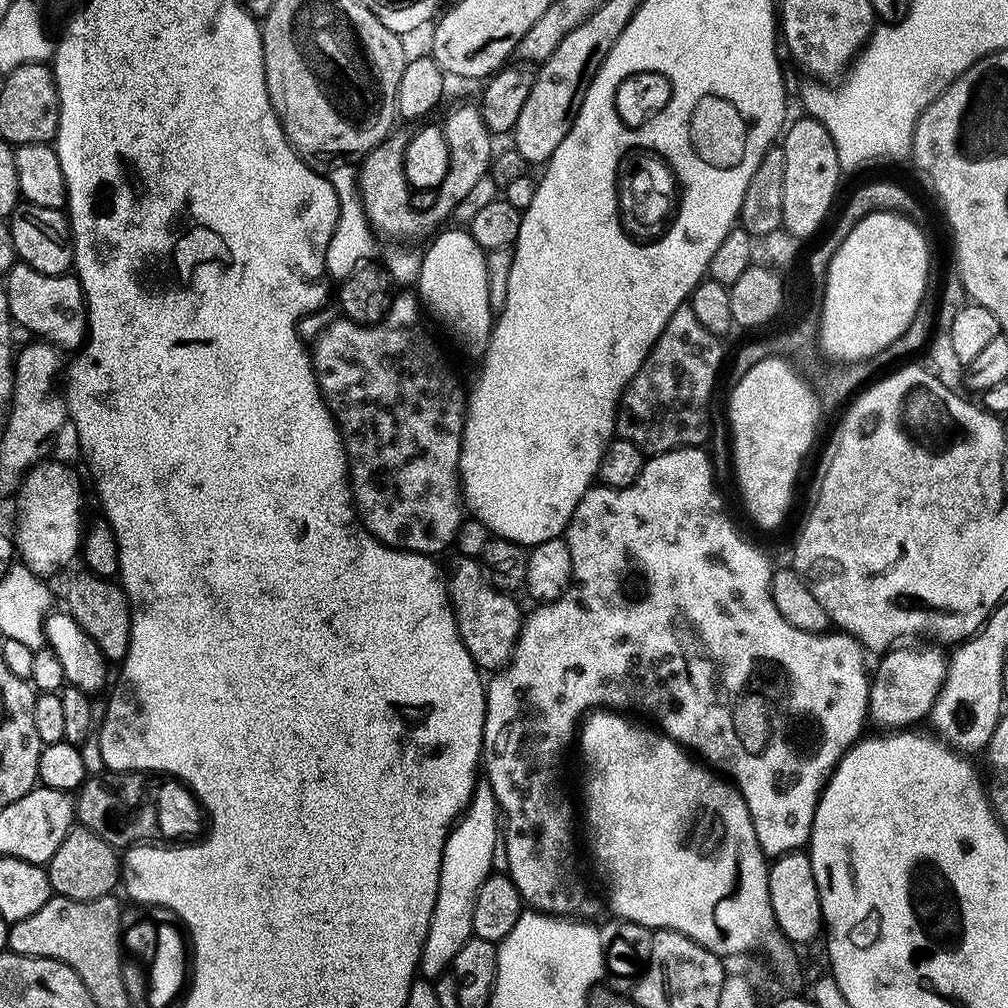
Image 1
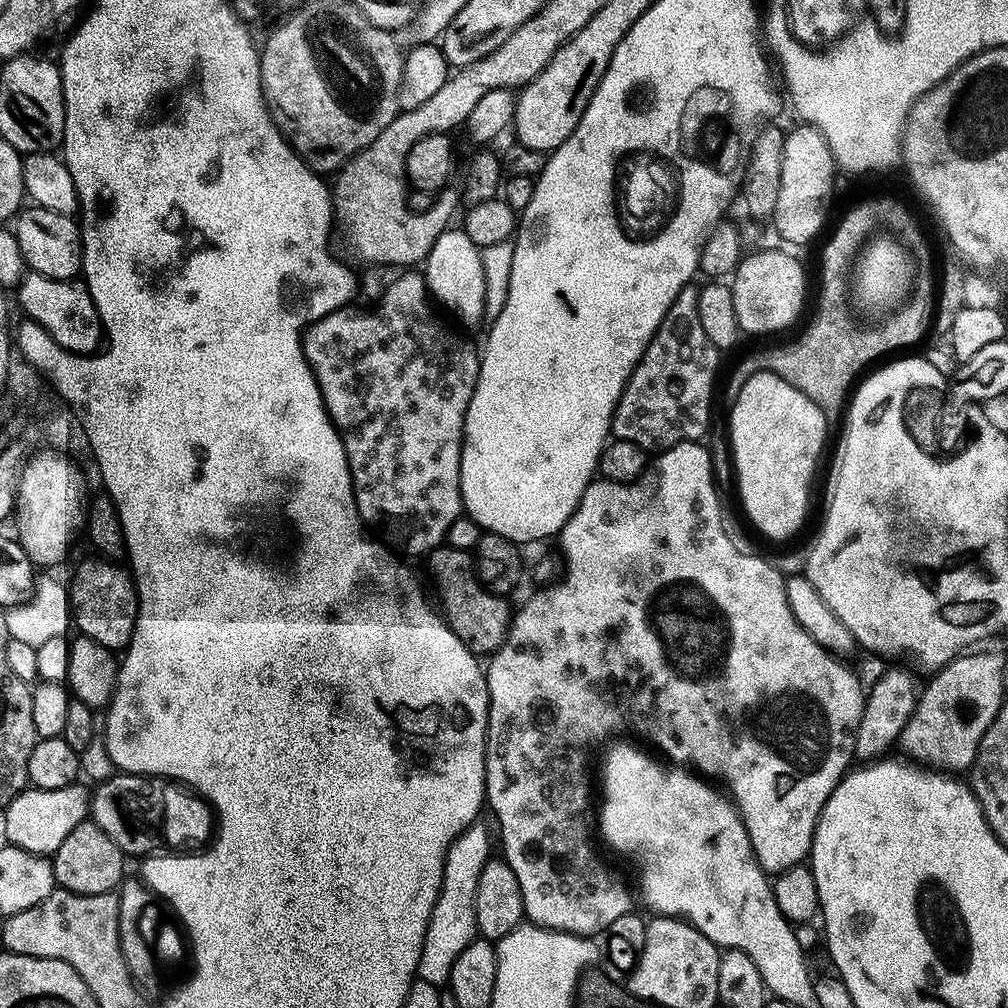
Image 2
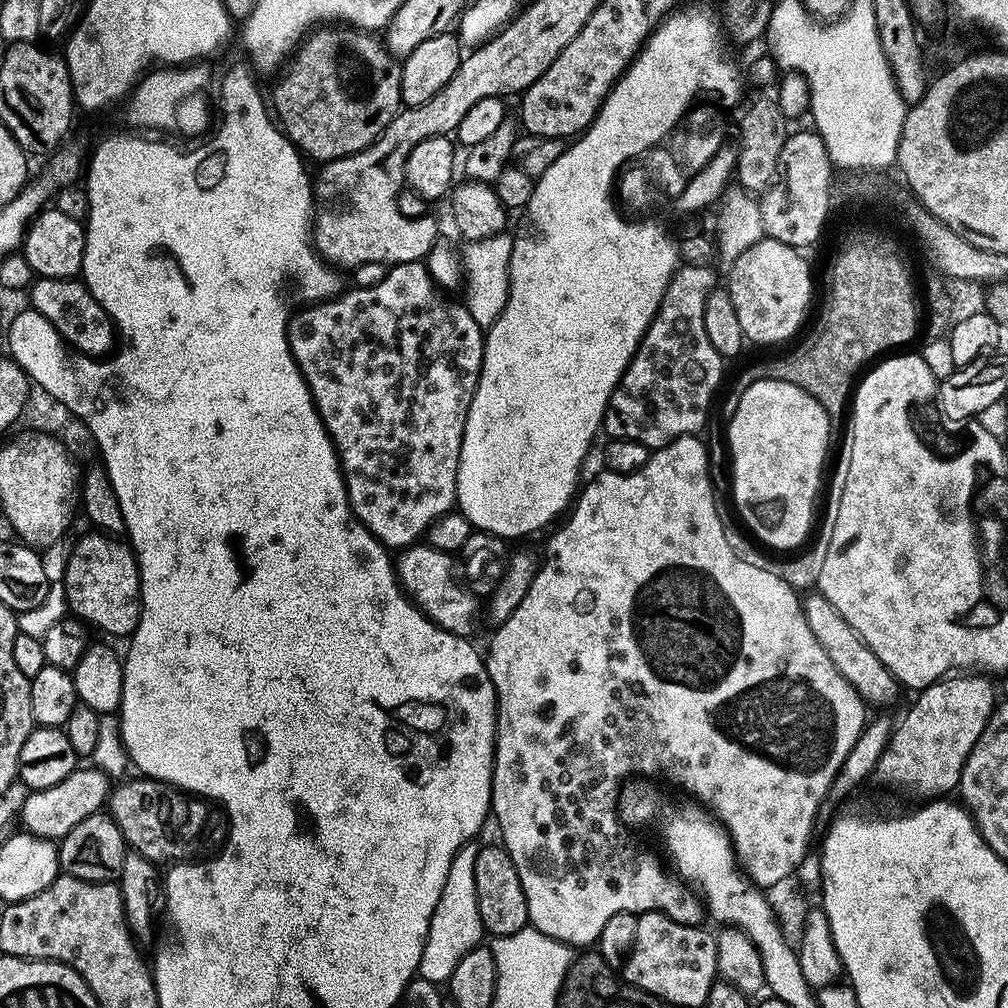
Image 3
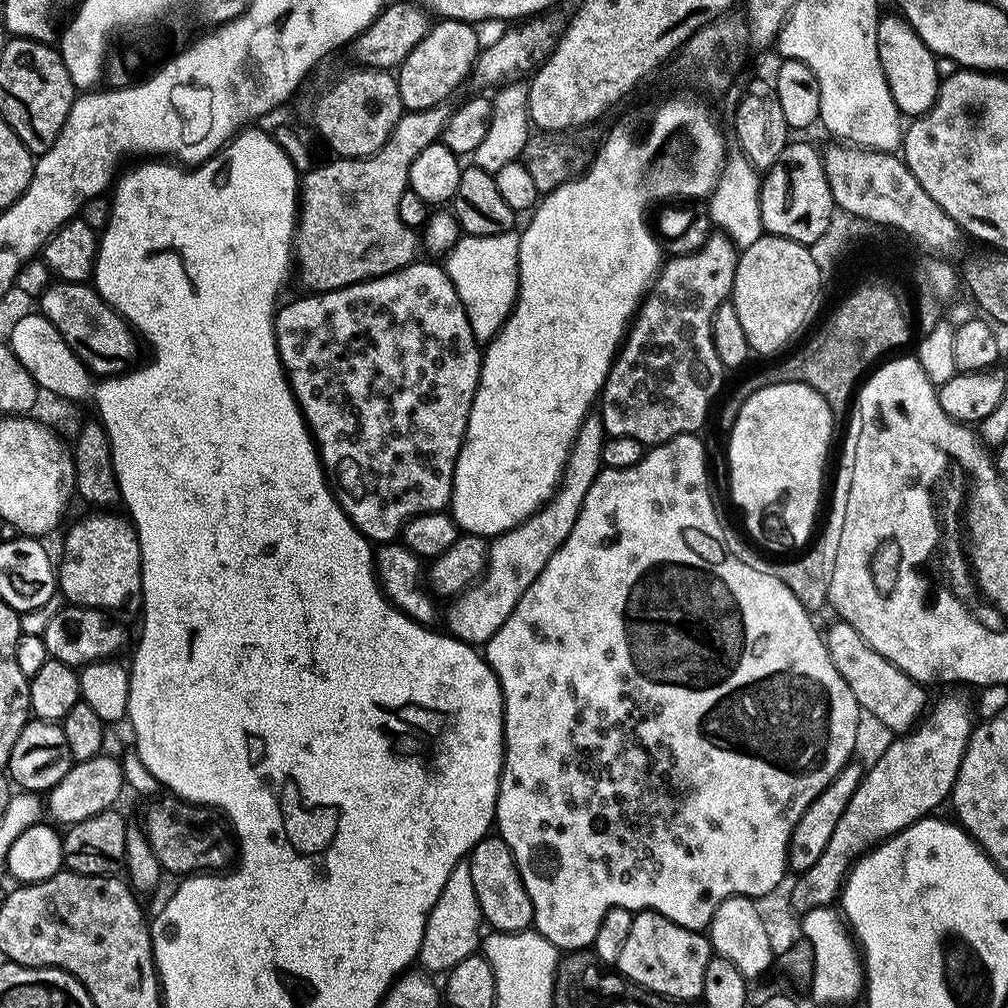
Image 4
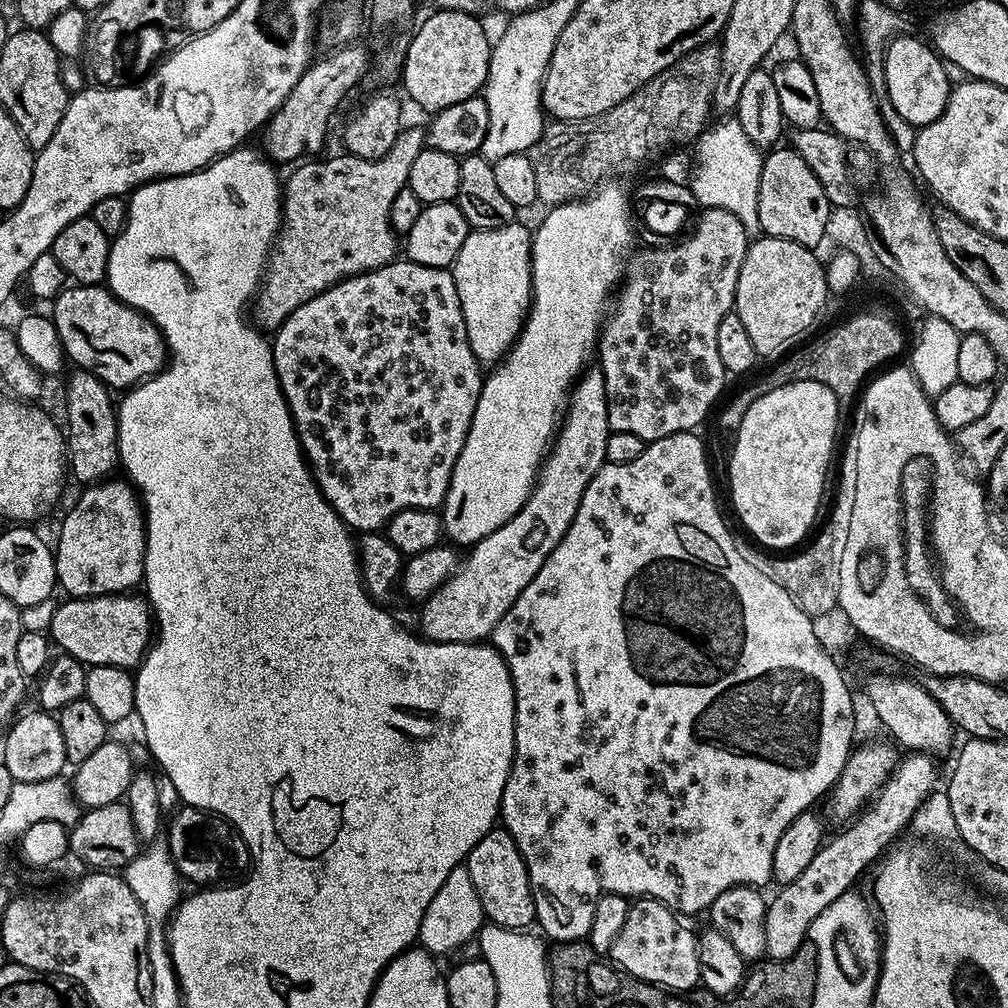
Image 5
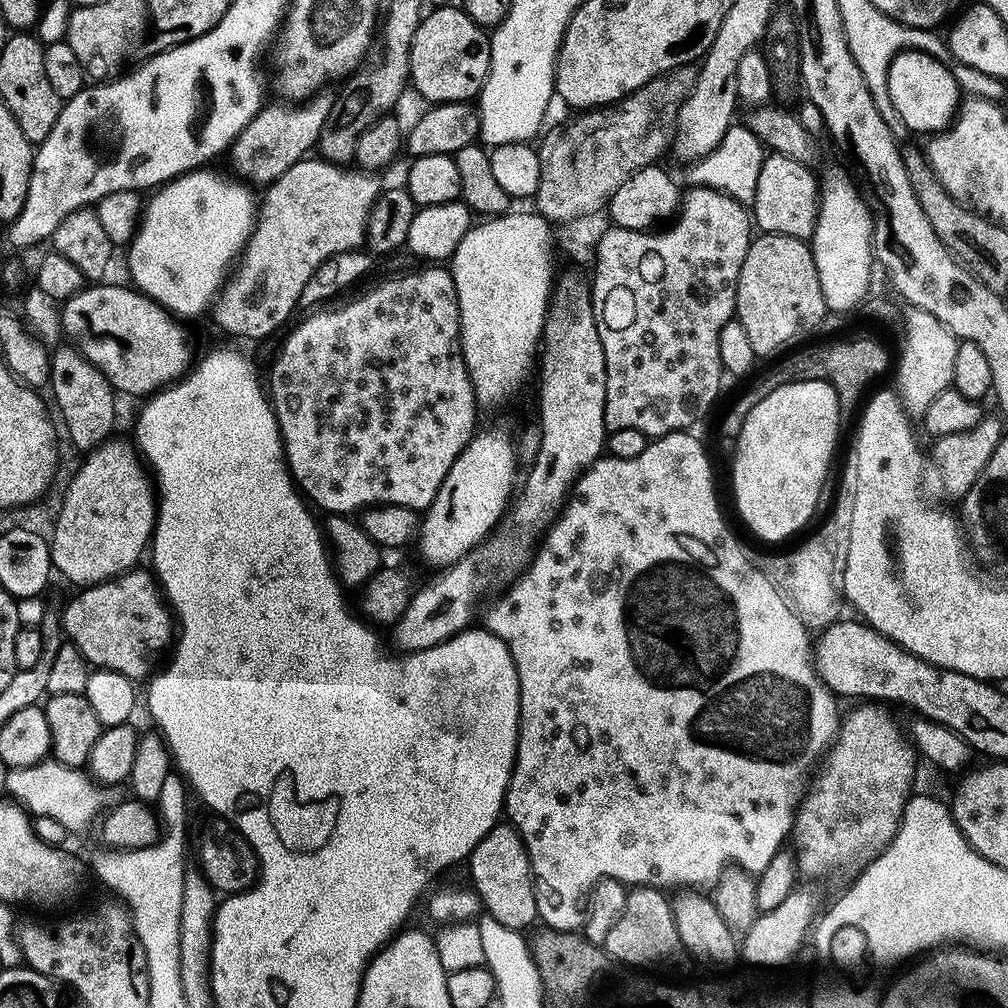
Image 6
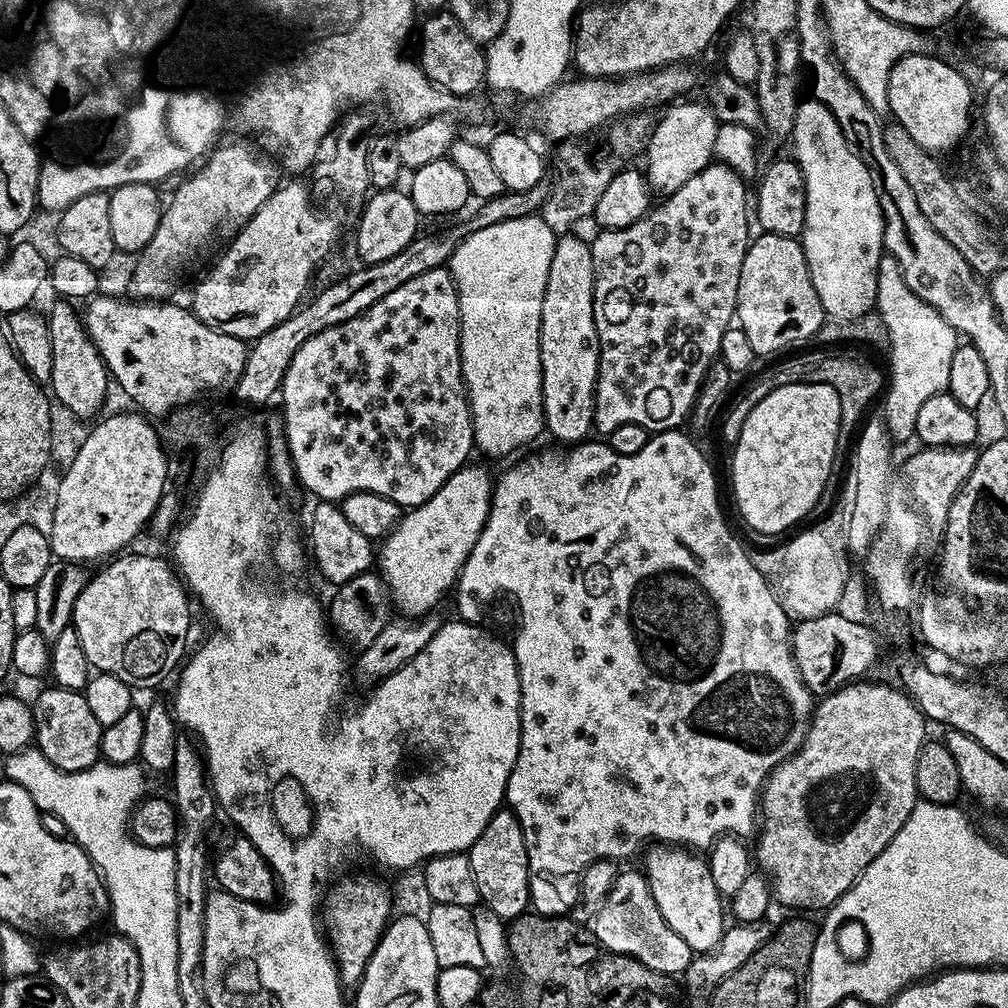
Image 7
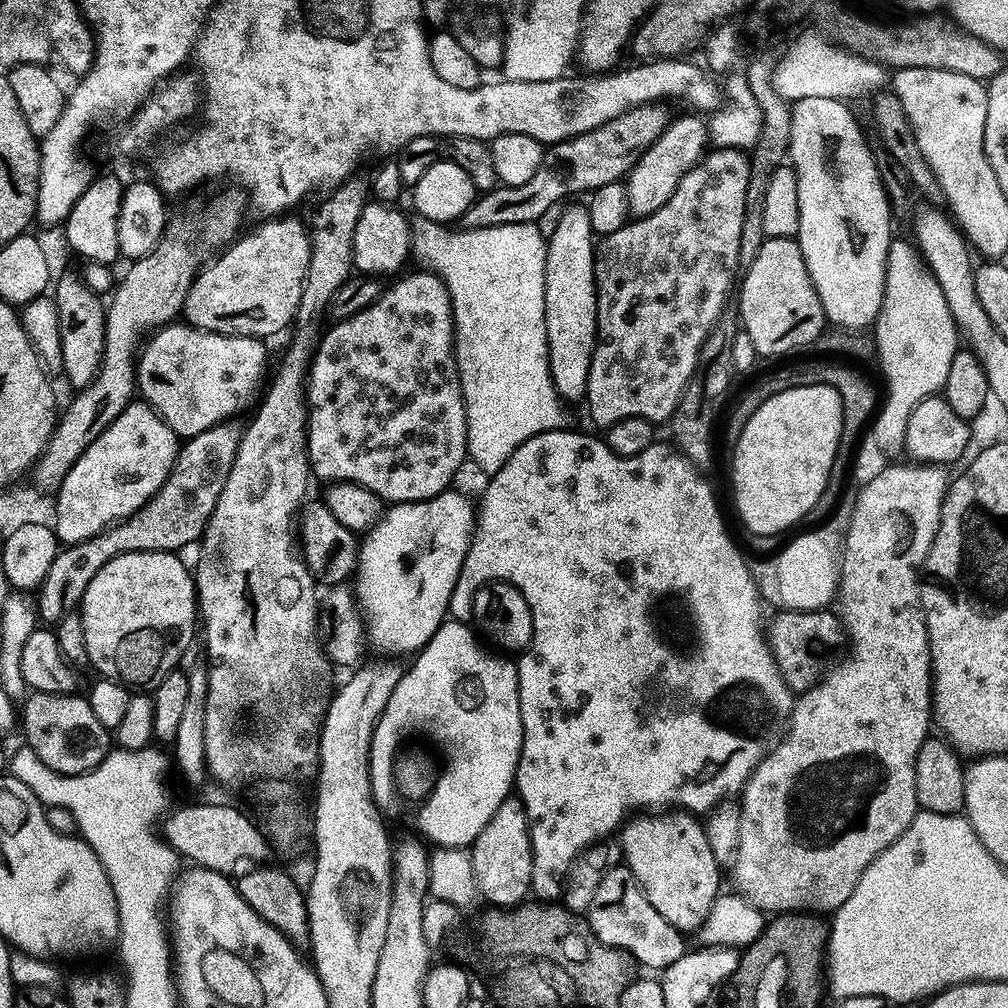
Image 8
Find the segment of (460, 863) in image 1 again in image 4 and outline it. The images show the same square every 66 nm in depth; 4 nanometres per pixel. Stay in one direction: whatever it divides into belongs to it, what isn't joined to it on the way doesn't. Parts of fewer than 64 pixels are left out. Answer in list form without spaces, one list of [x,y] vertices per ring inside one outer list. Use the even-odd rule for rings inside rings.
[[[467,862],[454,866],[450,870],[450,878],[446,878],[446,886],[442,886],[442,894],[438,894],[438,902],[428,911],[426,930],[422,934],[422,946],[418,964],[425,973],[440,972],[447,974],[462,958],[477,955],[482,944],[482,917],[478,906],[478,894],[474,894],[474,881],[470,878],[470,866]]]

